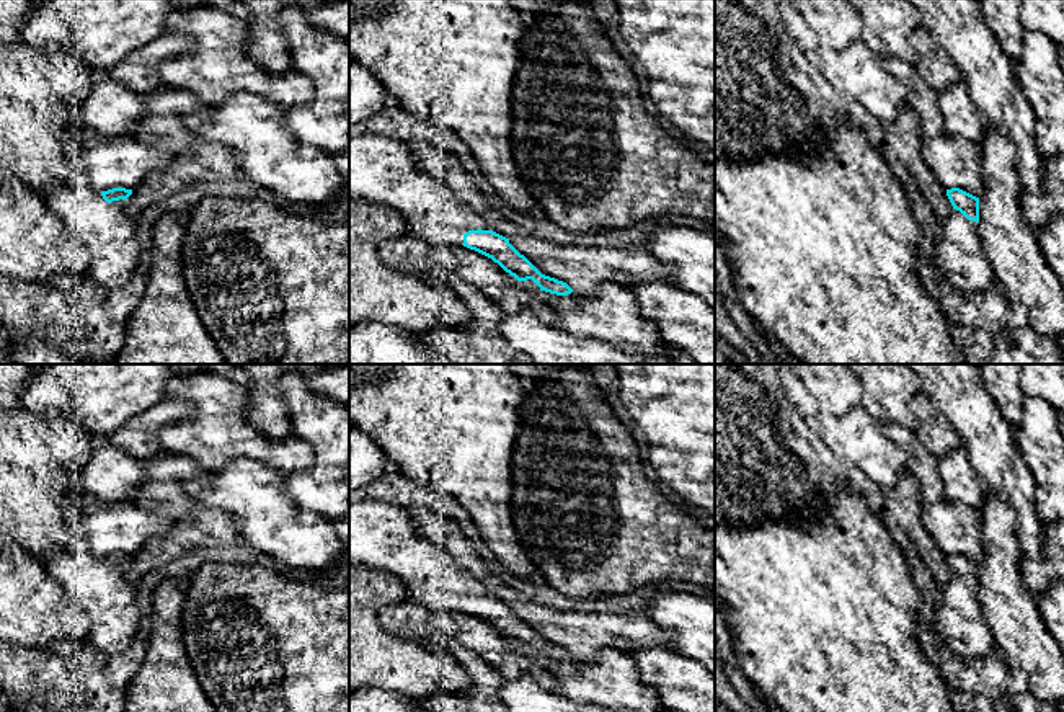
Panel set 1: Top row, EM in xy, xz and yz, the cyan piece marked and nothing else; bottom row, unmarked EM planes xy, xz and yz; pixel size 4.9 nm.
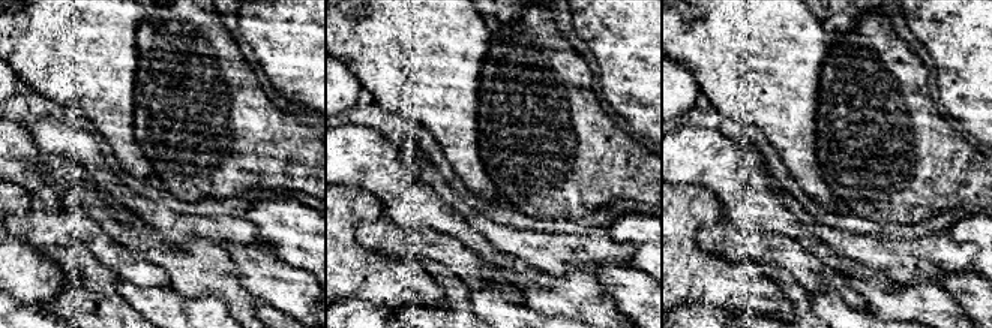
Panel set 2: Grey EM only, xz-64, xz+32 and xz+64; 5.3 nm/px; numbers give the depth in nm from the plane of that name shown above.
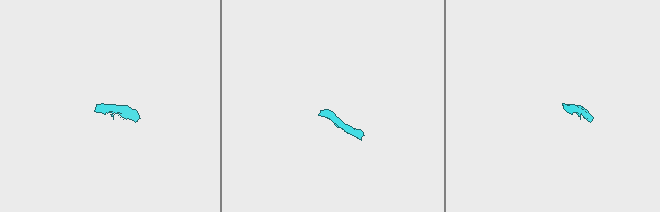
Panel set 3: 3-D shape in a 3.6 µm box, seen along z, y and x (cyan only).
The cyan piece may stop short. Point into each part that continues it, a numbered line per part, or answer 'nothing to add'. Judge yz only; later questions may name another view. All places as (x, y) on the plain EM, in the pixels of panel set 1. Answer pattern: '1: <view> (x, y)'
1: yz (958, 619)

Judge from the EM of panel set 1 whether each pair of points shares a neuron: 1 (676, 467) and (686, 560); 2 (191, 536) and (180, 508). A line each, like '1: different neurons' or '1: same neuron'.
1: different neurons
2: different neurons

